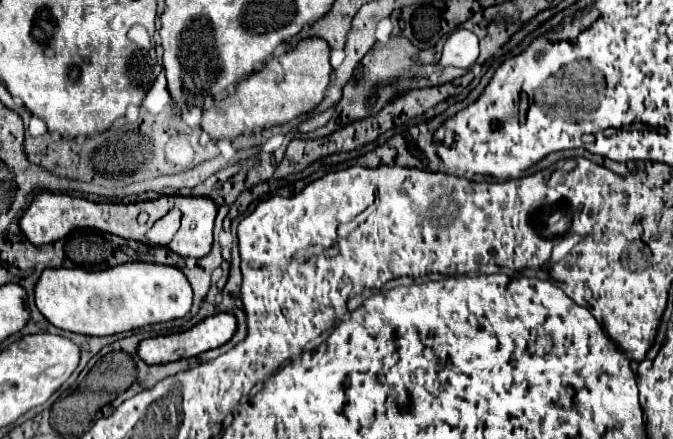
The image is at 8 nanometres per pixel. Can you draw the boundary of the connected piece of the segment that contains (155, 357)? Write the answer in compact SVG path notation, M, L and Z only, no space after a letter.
M214 314L214 316L208 316L206 320L198 322L194 328L186 330L186 332L178 332L178 334L168 334L168 336L156 336L156 338L148 338L148 340L142 340L140 346L138 346L138 356L146 362L146 364L168 364L168 362L176 362L176 360L182 360L182 358L190 358L190 356L198 356L206 350L212 350L212 348L218 348L222 344L226 344L234 332L236 332L236 326L238 326L238 320L234 314Z

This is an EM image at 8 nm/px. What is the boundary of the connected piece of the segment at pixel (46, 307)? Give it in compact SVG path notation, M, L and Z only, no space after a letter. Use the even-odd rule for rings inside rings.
M130 262L106 270L96 270L96 272L86 272L82 268L44 270L34 292L36 292L36 306L50 324L68 332L78 332L88 336L112 336L148 324L160 324L168 320L184 318L192 308L192 288L186 276L174 266L162 266L150 262Z

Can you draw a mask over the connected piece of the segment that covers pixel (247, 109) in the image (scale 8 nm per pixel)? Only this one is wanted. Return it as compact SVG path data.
M304 38L298 46L282 56L270 58L262 70L250 74L236 86L236 94L214 102L204 108L202 130L212 138L234 138L256 128L272 128L286 124L302 114L310 114L324 98L324 92L330 82L330 46L320 38Z

